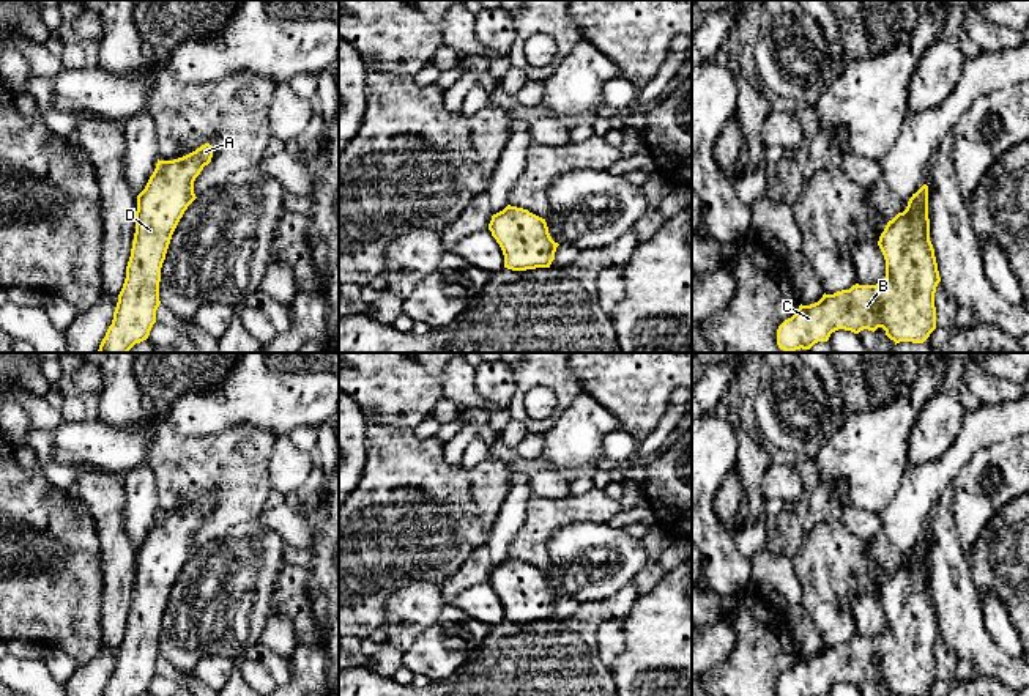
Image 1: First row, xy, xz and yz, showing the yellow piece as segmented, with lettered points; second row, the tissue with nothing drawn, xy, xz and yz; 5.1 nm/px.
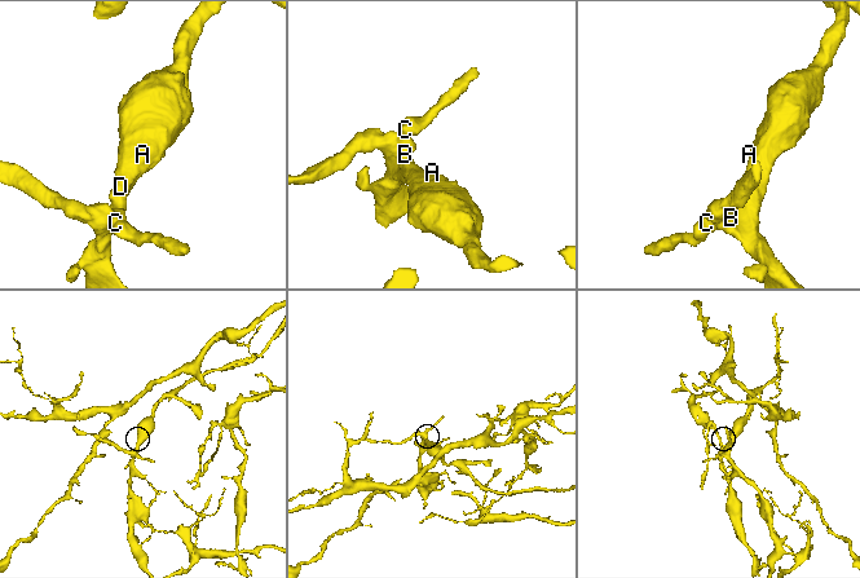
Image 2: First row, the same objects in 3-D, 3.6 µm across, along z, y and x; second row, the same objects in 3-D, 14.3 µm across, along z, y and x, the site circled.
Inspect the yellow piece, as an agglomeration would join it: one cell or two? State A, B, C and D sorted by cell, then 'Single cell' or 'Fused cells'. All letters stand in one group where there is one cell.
Groups: A B C D. Single cell

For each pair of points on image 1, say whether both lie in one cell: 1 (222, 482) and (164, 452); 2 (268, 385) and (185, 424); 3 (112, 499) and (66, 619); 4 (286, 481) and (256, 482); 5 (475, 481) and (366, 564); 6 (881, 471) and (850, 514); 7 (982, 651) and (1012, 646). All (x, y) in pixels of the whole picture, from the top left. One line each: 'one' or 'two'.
1: one
2: one
3: two
4: two
5: one
6: two
7: two

